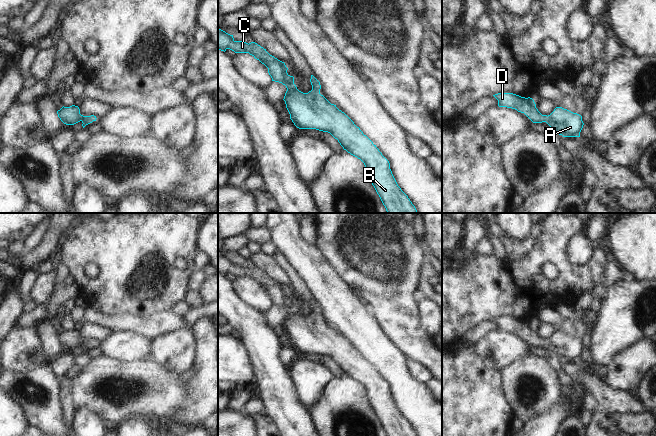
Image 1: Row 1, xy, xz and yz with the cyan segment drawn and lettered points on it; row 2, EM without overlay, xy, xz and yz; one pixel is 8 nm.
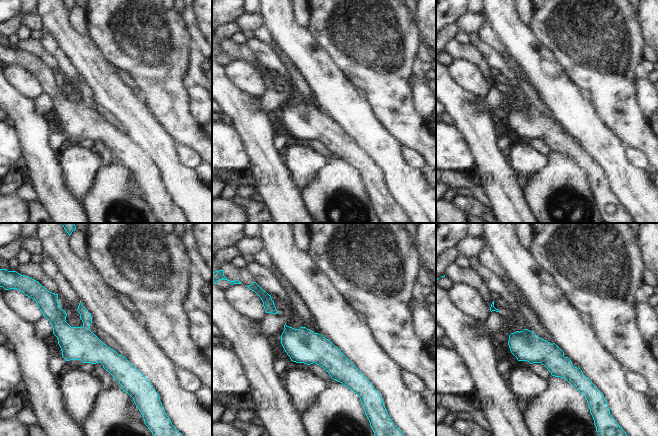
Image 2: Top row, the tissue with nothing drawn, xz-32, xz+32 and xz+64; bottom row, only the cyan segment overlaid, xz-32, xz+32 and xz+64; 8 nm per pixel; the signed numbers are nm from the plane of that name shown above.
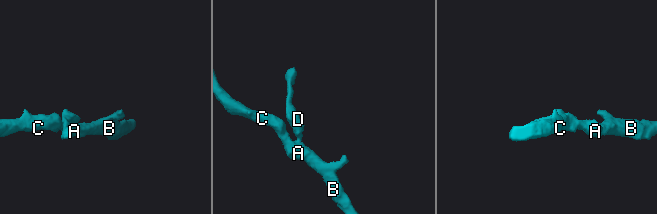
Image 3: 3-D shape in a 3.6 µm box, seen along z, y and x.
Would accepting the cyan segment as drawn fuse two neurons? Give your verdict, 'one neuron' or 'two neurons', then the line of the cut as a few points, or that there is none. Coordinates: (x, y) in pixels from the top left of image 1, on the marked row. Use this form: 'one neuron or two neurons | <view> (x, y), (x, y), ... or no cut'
one neuron | no cut

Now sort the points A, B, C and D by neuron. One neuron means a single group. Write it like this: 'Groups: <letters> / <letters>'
Groups: A B C D.

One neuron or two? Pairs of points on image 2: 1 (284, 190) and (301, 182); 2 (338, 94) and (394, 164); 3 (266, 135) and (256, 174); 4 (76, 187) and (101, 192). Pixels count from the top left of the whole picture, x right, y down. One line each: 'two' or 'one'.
1: two
2: one
3: one
4: two

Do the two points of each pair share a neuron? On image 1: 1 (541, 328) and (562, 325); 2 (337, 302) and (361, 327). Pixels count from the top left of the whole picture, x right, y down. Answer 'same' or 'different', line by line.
1: different
2: same

